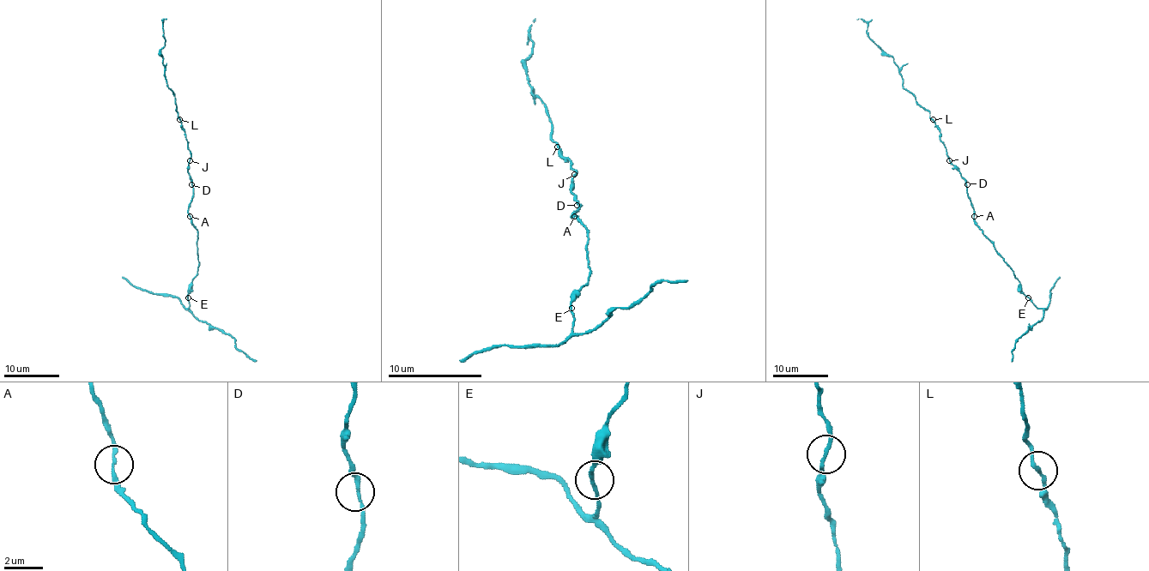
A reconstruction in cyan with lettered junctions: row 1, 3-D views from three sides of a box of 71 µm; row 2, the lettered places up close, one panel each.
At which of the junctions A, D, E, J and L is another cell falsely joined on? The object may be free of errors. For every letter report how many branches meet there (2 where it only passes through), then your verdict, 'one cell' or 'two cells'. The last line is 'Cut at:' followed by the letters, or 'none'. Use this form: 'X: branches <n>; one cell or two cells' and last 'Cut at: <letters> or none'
A: branches 2; one cell
D: branches 2; one cell
E: branches 2; one cell
J: branches 2; one cell
L: branches 2; one cell
Cut at: none

